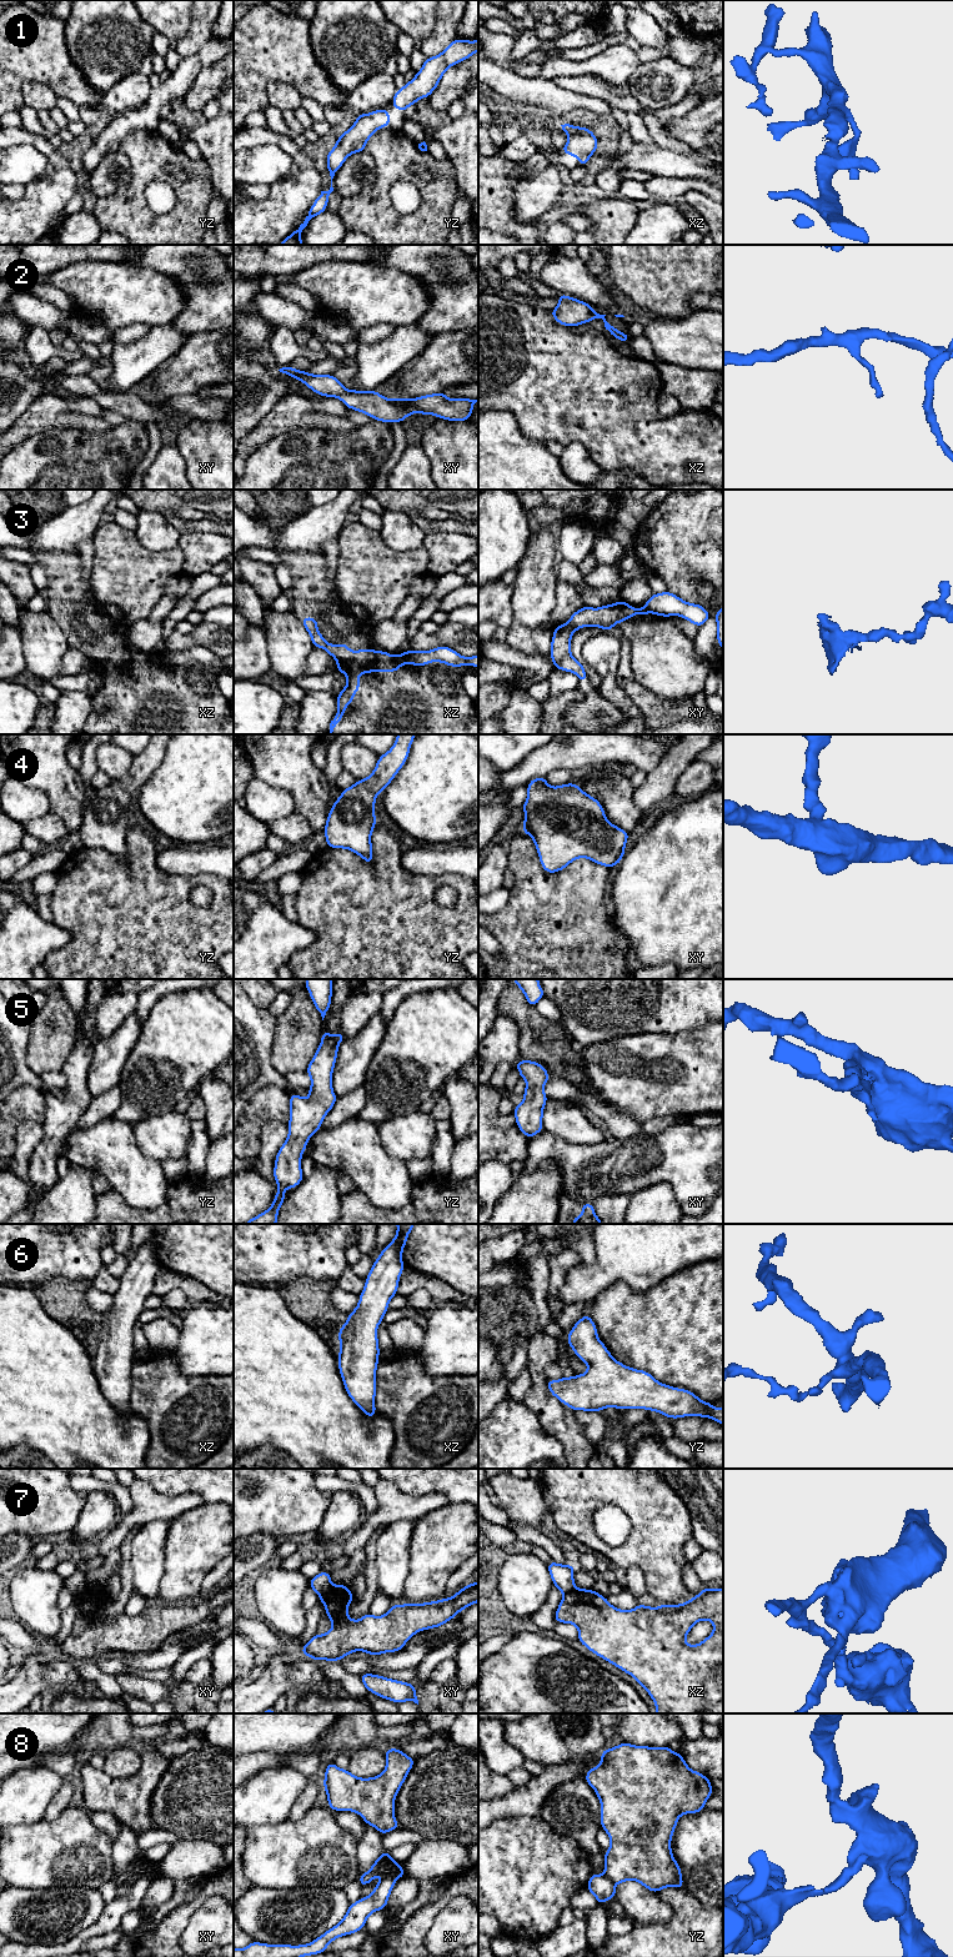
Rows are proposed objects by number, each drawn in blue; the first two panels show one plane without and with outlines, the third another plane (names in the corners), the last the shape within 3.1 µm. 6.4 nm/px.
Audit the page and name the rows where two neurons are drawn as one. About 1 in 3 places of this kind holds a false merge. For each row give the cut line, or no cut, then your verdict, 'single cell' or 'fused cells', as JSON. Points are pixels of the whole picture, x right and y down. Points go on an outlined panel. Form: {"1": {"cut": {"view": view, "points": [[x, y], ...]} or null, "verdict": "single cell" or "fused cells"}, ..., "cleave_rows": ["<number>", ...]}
{"1": {"cut": null, "verdict": "single cell"}, "2": {"cut": null, "verdict": "single cell"}, "3": {"cut": {"view": "xz", "points": [[402, 653], [409, 662]]}, "verdict": "fused cells"}, "4": {"cut": null, "verdict": "single cell"}, "5": {"cut": null, "verdict": "single cell"}, "6": {"cut": null, "verdict": "single cell"}, "7": {"cut": {"view": "xy", "points": [[331, 1584], [320, 1597]]}, "verdict": "fused cells"}, "8": {"cut": {"view": "xy", "points": [[384, 1876], [394, 1876], [396, 1878]]}, "verdict": "fused cells"}, "cleave_rows": ["3", "7", "8"]}

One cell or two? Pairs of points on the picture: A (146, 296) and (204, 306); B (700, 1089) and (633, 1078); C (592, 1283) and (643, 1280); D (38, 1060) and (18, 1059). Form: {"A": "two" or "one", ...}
{"A": "two", "B": "one", "C": "one", "D": "two"}

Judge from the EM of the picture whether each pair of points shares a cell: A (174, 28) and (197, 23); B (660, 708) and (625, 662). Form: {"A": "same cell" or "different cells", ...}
{"A": "different cells", "B": "same cell"}

